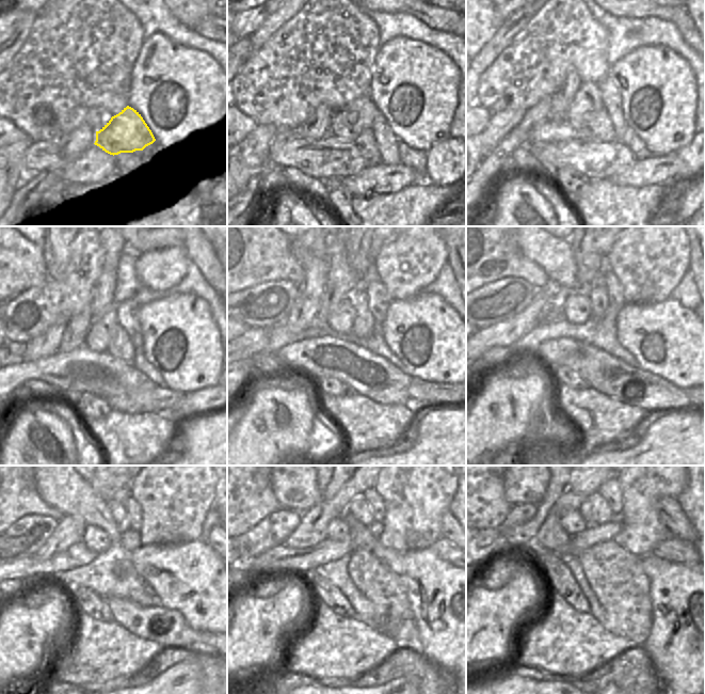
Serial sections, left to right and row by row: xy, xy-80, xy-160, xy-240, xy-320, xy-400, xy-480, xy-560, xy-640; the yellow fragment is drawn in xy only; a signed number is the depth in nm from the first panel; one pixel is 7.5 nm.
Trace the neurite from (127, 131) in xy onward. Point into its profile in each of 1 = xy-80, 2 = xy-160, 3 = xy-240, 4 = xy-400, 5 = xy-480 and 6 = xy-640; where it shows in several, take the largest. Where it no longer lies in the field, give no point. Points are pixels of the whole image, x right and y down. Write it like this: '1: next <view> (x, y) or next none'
1: next xy-80 (348, 123)
2: next xy-160 (588, 98)
3: next xy-240 (97, 337)
4: next xy-400 (576, 308)
5: next xy-480 (98, 540)
6: next xy-640 (573, 522)

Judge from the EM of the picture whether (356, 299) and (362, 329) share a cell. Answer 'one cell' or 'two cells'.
one cell

